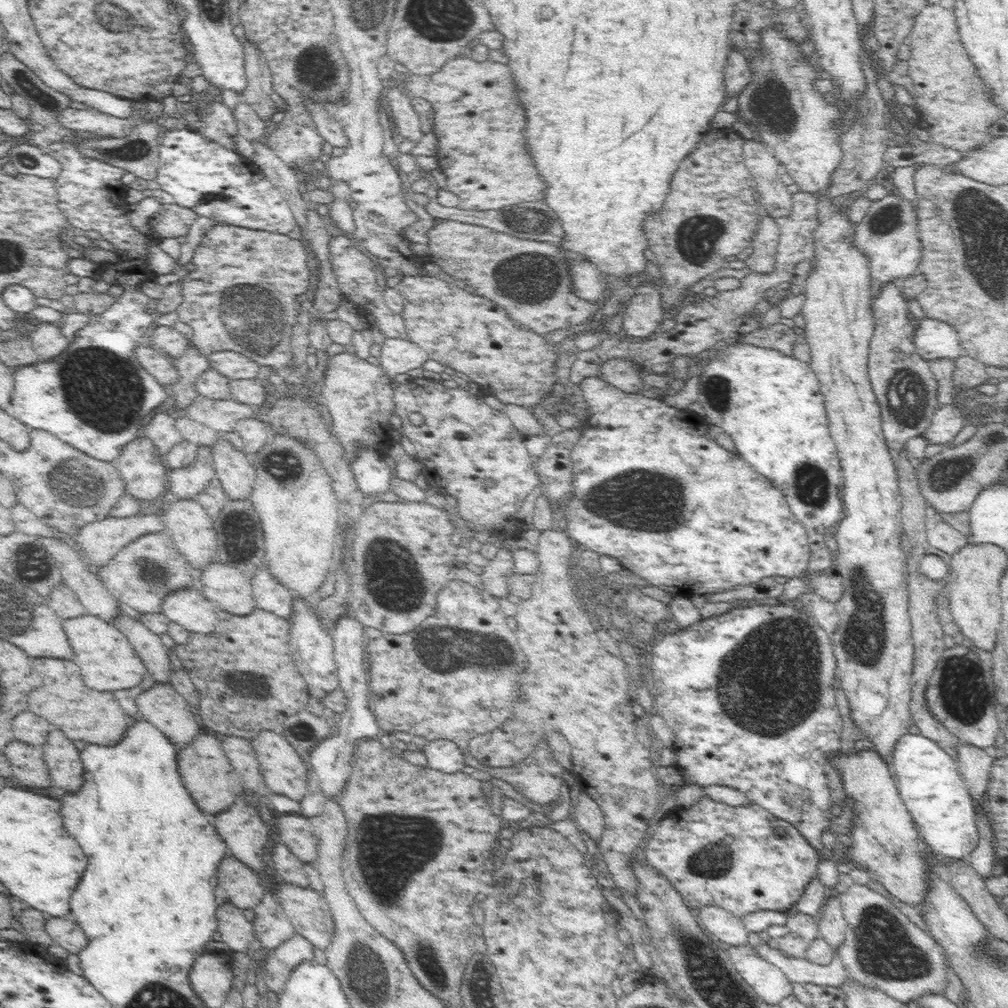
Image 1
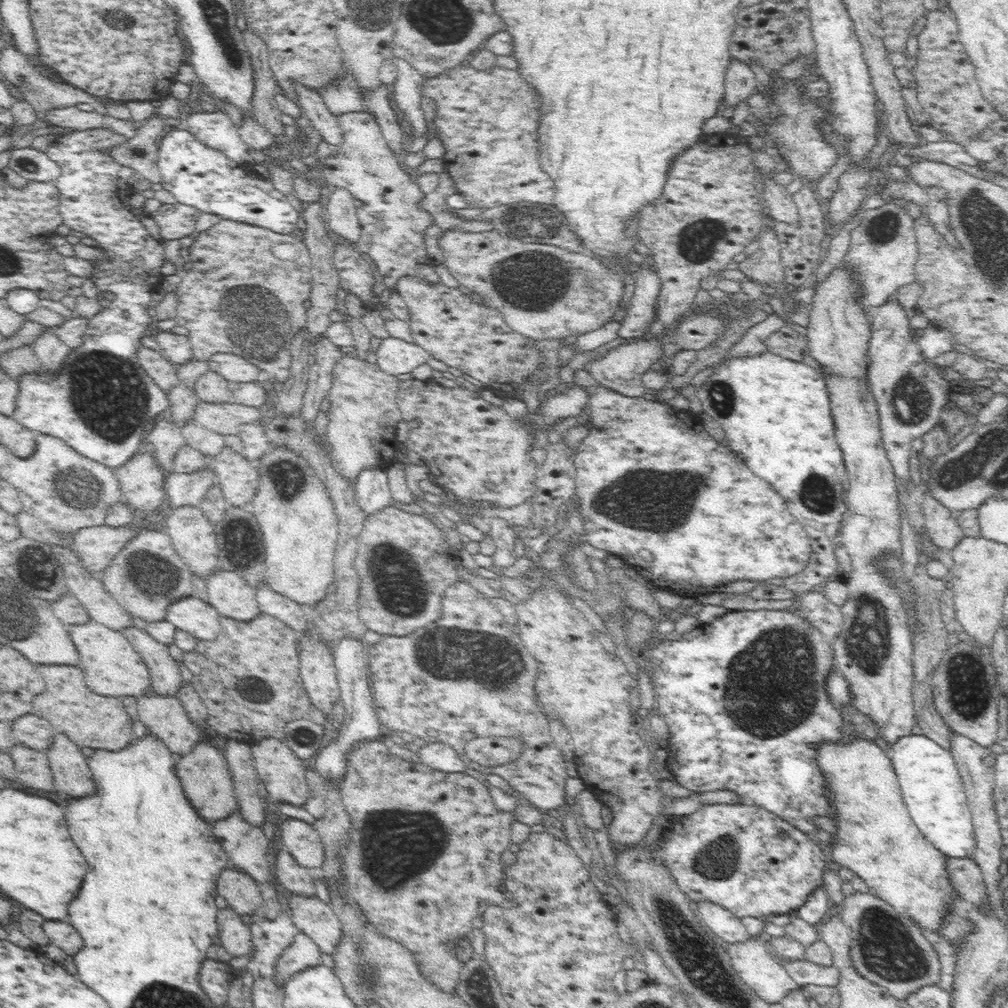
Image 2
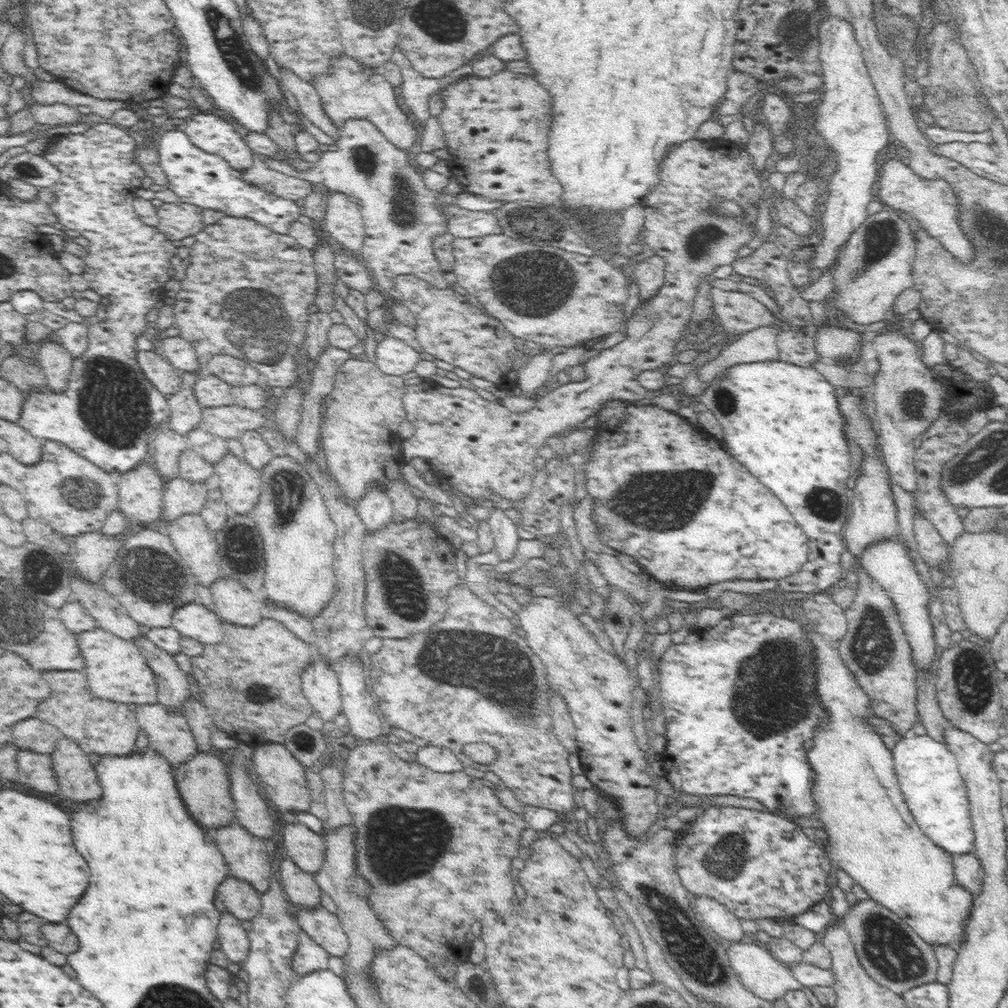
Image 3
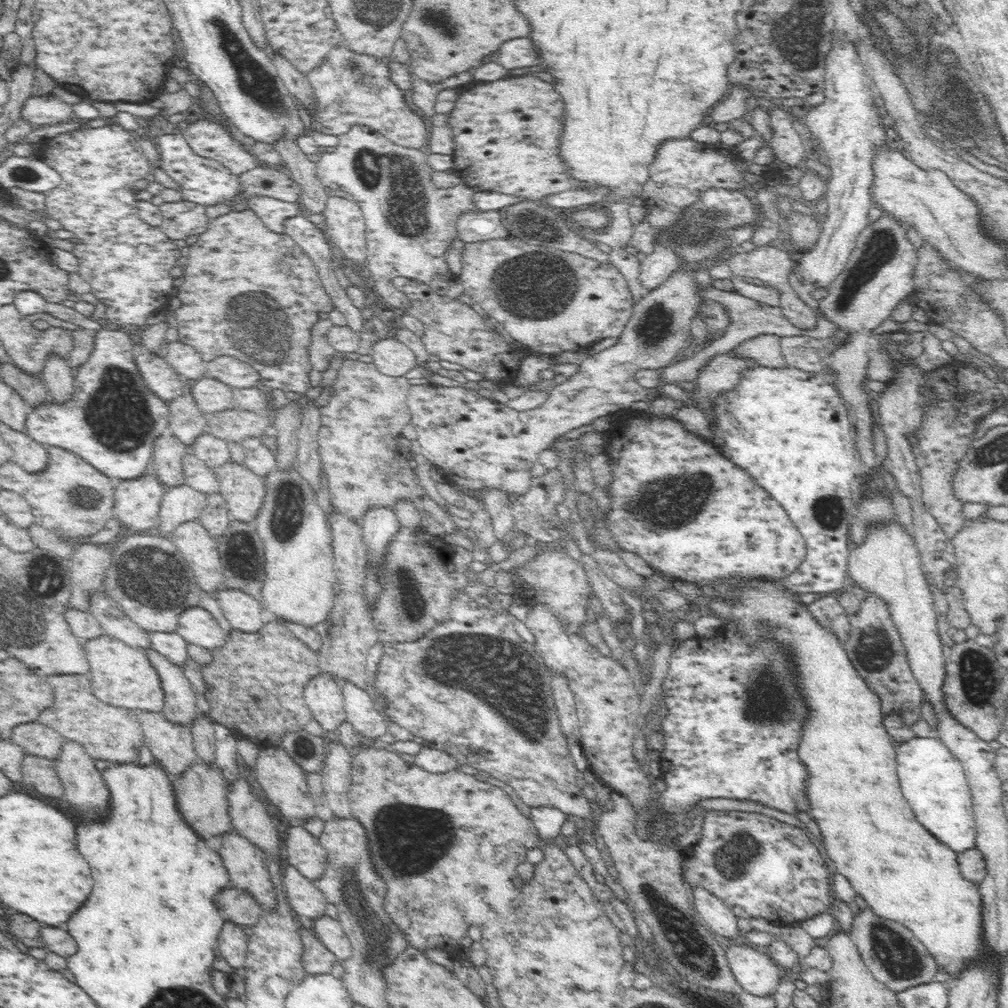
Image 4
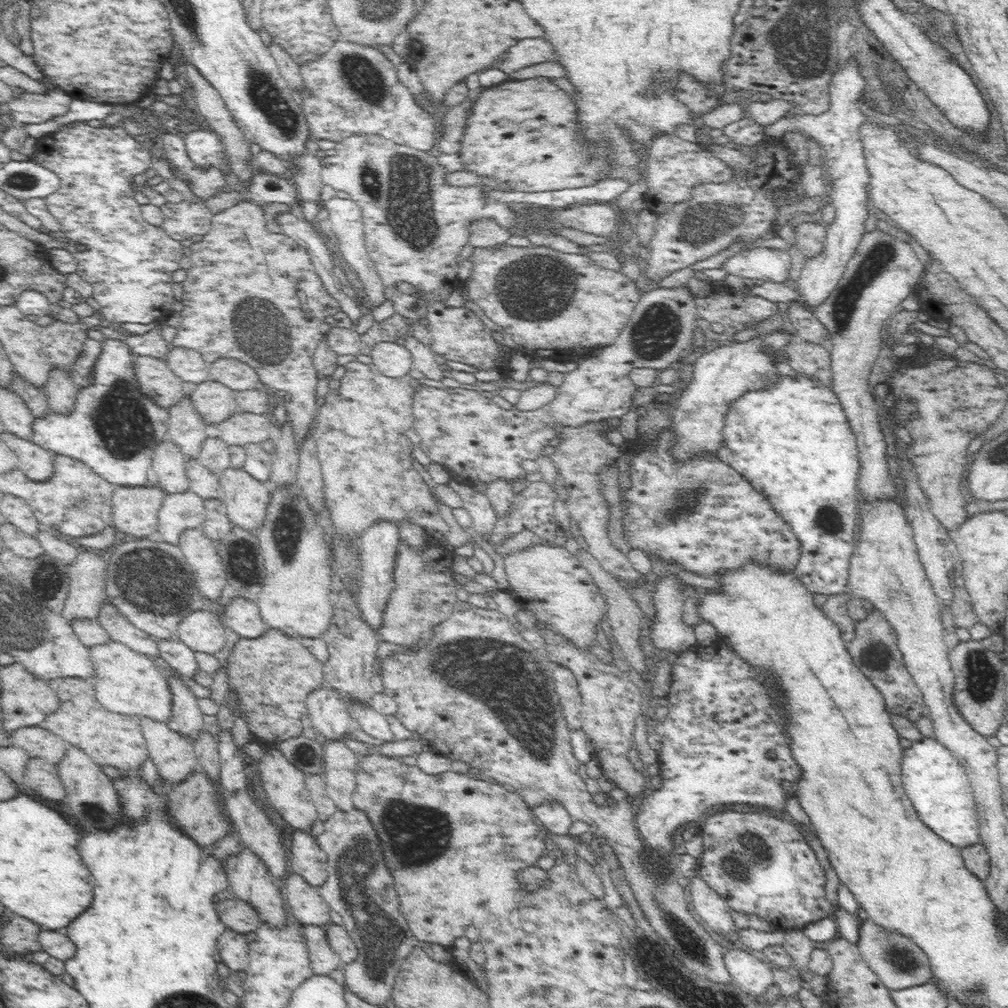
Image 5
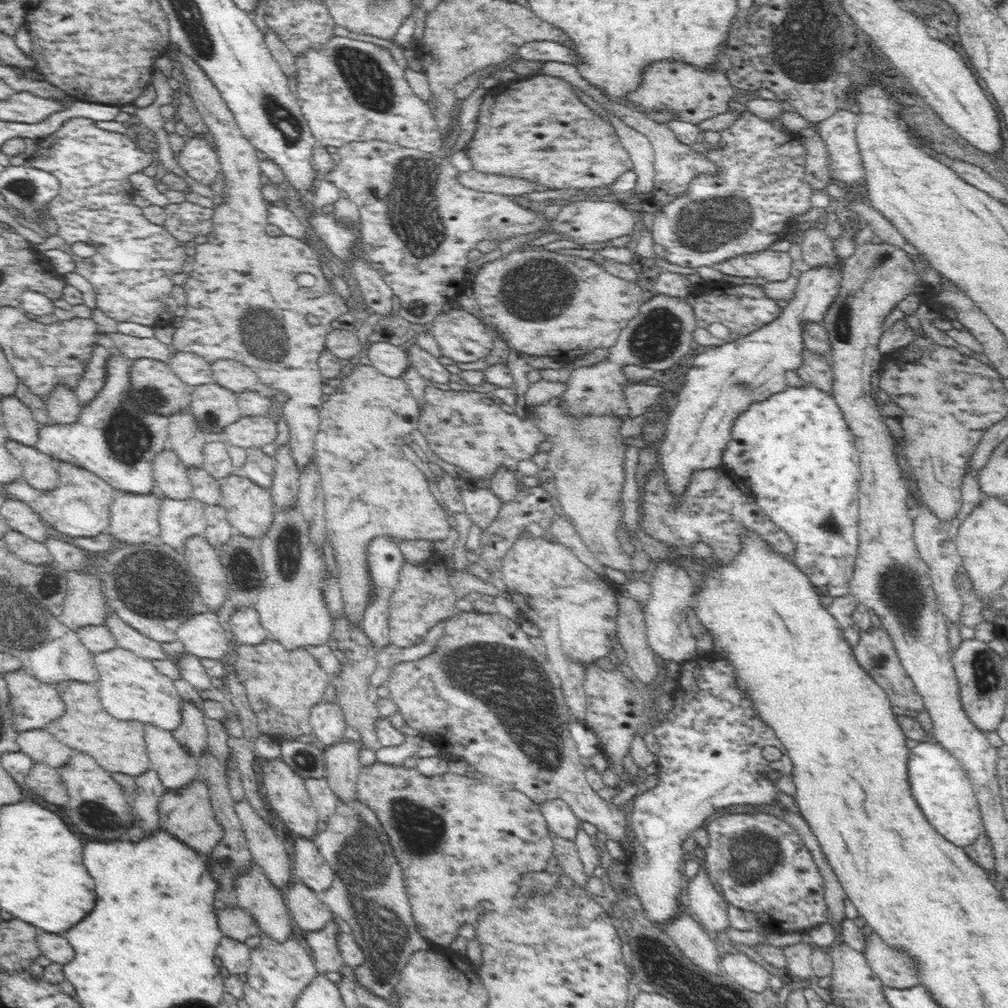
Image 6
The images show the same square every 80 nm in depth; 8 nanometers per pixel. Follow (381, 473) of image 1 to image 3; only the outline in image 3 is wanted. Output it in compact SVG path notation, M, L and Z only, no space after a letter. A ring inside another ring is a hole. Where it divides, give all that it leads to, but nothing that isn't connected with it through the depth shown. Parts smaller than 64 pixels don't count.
M370 486L366 490L362 502L359 502L356 507L357 511L360 512L362 522L368 526L368 530L384 526L386 522L391 521L394 513L388 494L378 486Z

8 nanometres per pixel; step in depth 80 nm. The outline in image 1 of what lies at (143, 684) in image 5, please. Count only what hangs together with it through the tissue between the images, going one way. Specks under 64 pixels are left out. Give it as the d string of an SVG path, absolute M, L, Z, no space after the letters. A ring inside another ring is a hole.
M84 614L62 620L70 646L76 654L76 664L80 664L80 674L88 688L97 691L112 691L132 689L144 680L147 668L139 654L134 650L131 642L120 632L114 624L110 624L94 615Z

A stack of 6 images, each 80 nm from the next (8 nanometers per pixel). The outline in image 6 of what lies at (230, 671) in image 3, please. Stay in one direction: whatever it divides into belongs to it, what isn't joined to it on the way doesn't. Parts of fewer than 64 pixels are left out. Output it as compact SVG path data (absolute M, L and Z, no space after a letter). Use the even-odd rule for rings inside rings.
M272 640L257 645L243 644L236 650L234 668L262 732L276 739L282 735L311 734L311 706L324 700L324 690L330 678L304 648L284 650L282 644ZM304 654L308 656L306 660Z

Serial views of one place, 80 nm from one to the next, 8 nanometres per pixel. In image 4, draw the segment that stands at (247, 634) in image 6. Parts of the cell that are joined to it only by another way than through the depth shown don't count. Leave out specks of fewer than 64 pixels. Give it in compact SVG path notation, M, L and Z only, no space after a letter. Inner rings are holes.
M220 587L213 596L232 628L246 633L258 632L262 626L260 598L238 589Z

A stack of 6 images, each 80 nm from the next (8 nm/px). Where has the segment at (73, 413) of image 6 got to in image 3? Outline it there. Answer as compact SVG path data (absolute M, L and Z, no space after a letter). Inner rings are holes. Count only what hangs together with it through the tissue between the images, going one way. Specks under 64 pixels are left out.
M46 341L38 347L37 360L47 381L47 391L61 393L72 370L72 355L62 344Z

